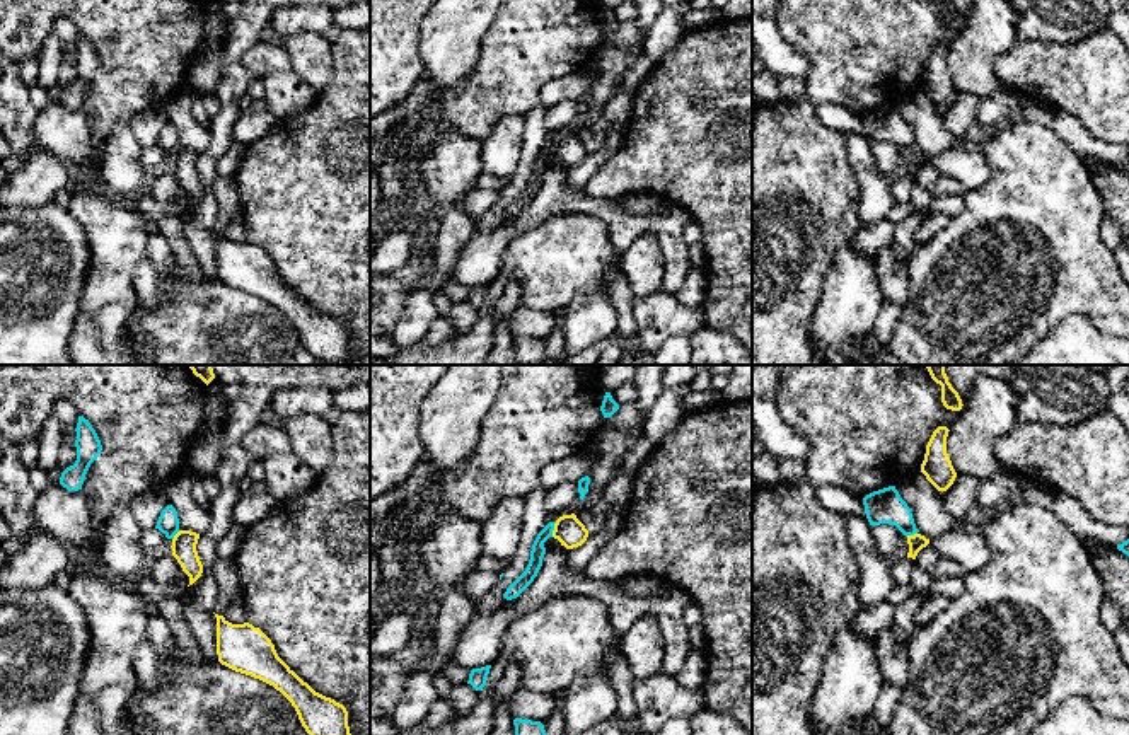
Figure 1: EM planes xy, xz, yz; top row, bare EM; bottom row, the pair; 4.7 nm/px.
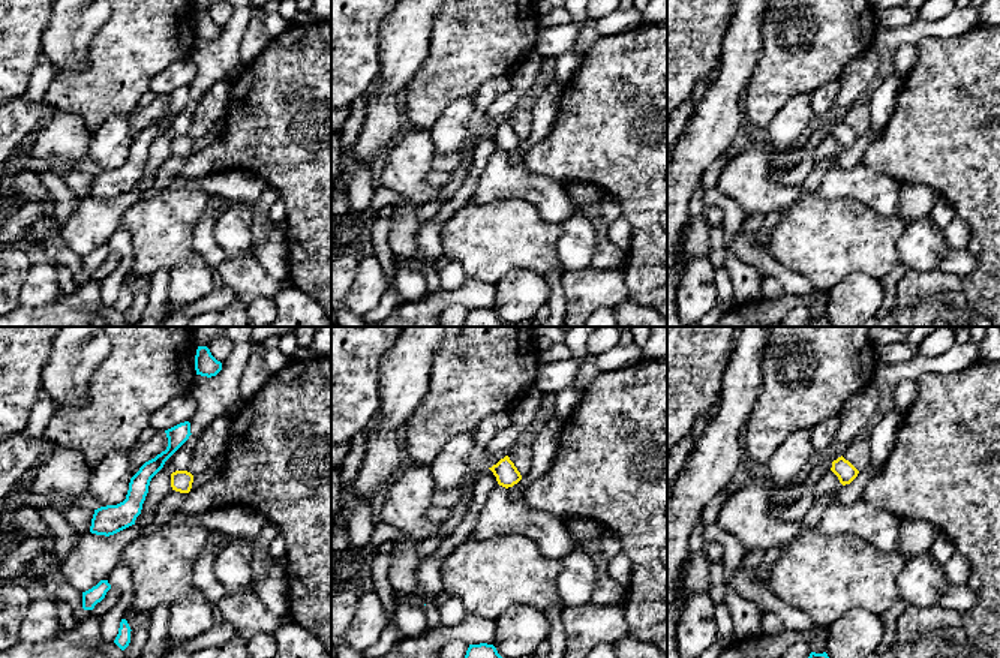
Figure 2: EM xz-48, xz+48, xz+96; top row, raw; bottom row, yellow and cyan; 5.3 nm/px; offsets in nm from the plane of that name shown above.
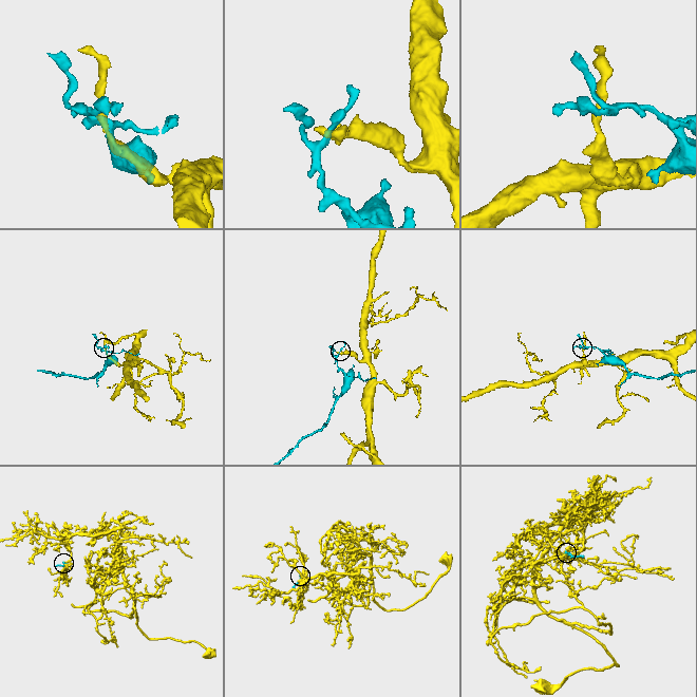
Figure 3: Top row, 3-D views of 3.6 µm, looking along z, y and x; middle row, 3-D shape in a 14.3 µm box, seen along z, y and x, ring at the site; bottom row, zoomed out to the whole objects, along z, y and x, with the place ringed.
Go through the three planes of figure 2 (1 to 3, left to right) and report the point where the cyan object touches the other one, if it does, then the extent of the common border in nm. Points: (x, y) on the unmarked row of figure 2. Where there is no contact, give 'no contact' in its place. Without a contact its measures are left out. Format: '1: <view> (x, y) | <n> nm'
1: no contact
2: no contact
3: no contact

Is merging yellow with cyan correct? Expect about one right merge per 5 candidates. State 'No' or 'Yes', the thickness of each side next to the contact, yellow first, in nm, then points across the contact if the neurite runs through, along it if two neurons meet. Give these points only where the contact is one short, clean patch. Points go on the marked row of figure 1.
No. Thickness 140 nm (yellow) against 70 nm. Boundary: xz (556, 522), (551, 536)

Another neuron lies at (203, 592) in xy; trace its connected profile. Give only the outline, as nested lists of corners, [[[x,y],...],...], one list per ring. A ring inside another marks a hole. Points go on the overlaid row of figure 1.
[[[211,365],[211,368],[223,385],[230,413],[227,421],[218,426],[223,460],[215,477],[220,481],[222,491],[211,500],[211,524],[196,544],[203,573],[189,585],[188,602],[206,612],[215,611],[220,593],[213,576],[217,542],[235,525],[234,505],[240,496],[239,483],[256,462],[240,445],[244,433],[261,421],[264,408],[278,389],[305,385],[339,391],[370,384],[370,365],[360,368],[343,365]]]

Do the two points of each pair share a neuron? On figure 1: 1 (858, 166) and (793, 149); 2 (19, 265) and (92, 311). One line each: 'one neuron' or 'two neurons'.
1: two neurons
2: two neurons

